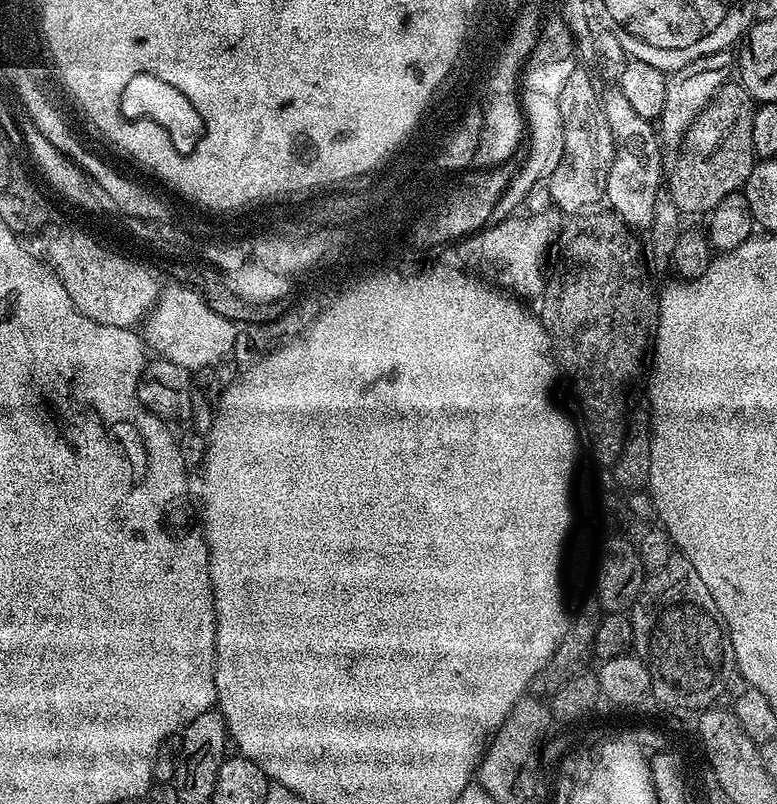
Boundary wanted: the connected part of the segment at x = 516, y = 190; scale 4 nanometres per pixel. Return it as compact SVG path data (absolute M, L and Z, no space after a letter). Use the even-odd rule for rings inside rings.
M550 90L548 94L520 94L526 96L521 98L521 106L524 108L524 118L528 129L528 140L530 136L530 148L524 165L519 165L516 175L508 184L508 188L502 193L500 200L493 208L489 216L488 224L500 224L512 216L517 215L526 204L527 195L540 179L554 174L558 162L562 162L562 154L566 146L562 138L562 114L558 110L558 98L562 90Z

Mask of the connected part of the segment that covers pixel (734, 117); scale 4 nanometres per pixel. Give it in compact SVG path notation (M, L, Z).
M729 82L720 89L720 93L708 103L694 118L690 130L679 145L680 157L676 165L671 165L668 176L668 191L673 202L680 207L681 213L712 211L722 198L743 189L750 170L757 162L757 155L752 149L752 131L754 114L758 107L739 82Z

